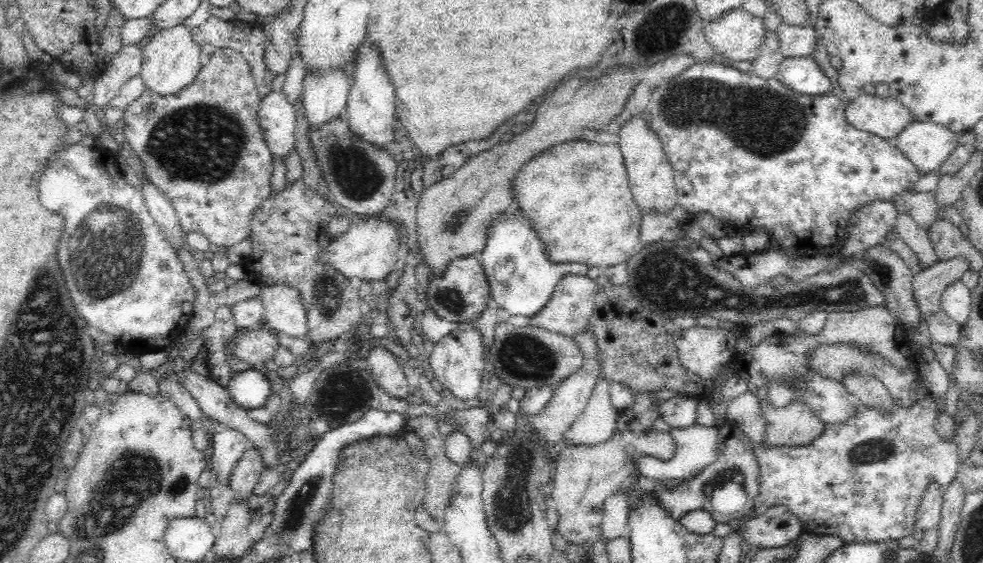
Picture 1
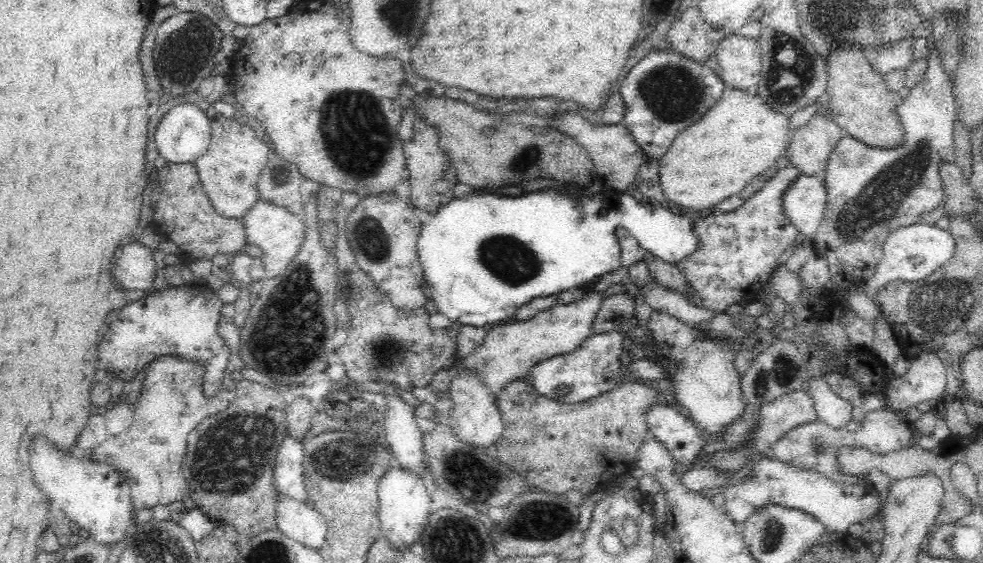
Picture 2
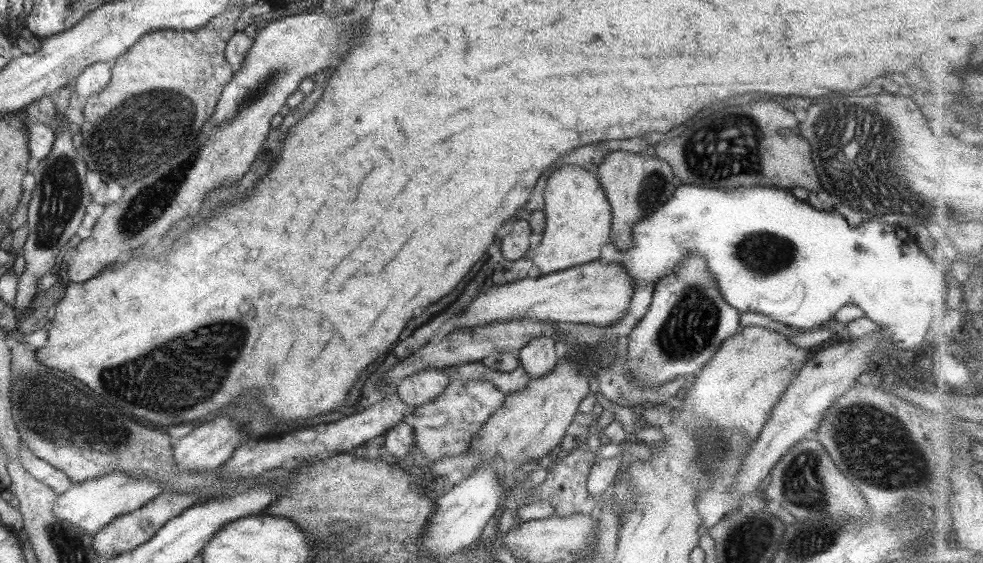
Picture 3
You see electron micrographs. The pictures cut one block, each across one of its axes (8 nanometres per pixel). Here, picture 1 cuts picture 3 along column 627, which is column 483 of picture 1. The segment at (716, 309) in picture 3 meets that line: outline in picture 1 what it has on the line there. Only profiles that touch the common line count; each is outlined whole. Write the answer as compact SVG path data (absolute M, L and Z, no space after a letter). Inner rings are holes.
M473 328L470 331L448 334L434 345L431 355L428 356L436 380L447 393L456 396L458 400L470 402L470 399L480 392L484 372L482 338L482 335Z

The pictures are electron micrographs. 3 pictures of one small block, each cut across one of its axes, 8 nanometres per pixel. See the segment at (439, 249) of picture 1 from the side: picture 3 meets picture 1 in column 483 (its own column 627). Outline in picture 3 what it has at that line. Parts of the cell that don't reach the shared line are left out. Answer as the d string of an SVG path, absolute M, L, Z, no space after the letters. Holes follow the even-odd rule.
M624 150L612 152L602 160L597 172L598 180L608 202L612 208L612 232L610 238L612 244L620 251L626 250L628 246L632 246L632 226L637 222L649 216L655 209L658 209L668 199L672 198L674 191L677 189L678 184L674 184L674 173L672 172L671 165L666 164L666 159L656 159L645 152L632 153Z

